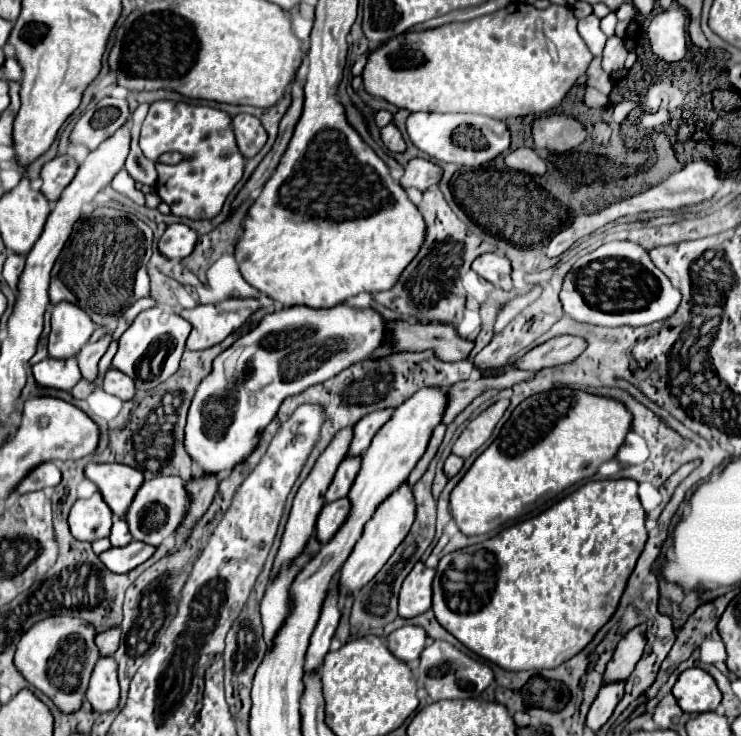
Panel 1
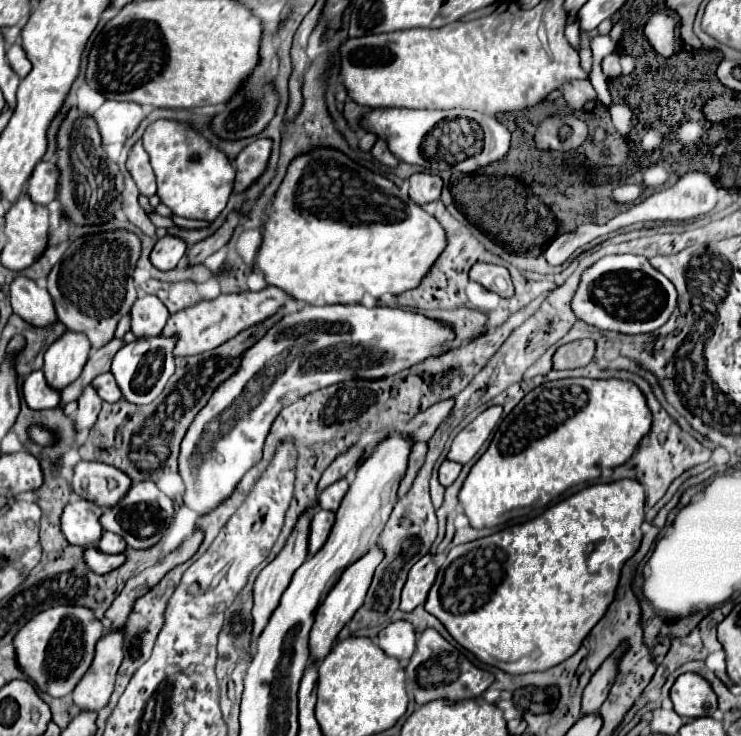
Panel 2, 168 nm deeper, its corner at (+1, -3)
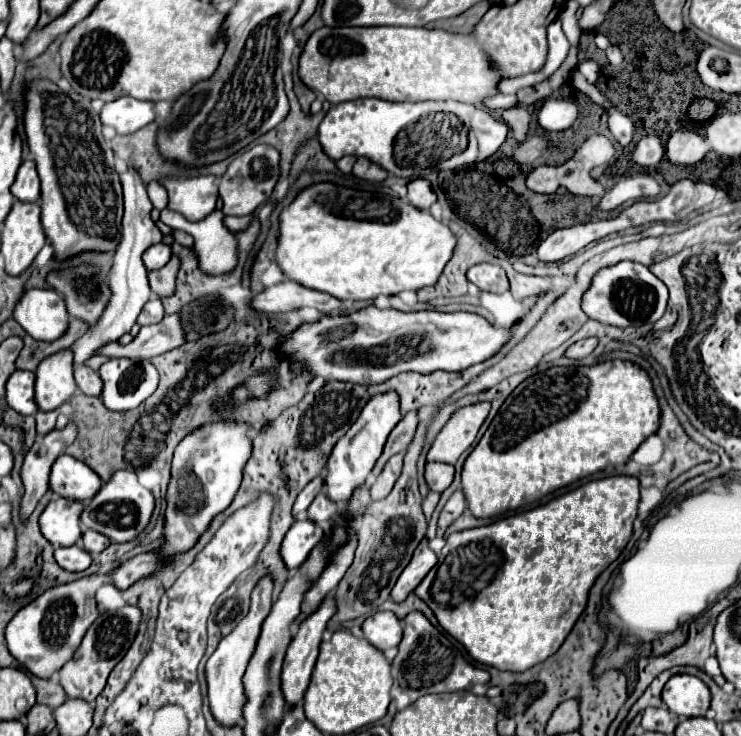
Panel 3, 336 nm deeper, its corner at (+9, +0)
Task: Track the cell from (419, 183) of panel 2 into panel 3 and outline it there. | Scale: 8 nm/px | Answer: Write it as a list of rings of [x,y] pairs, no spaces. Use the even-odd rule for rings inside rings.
[[[417,178],[417,180],[409,182],[407,190],[409,190],[407,192],[409,202],[419,210],[429,210],[429,206],[437,200],[435,192],[431,190],[431,184],[427,180],[423,180],[423,178]]]

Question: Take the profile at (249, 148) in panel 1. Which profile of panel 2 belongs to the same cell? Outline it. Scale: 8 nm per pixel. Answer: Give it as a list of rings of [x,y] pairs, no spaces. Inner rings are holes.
[[[257,139],[243,147],[243,151],[235,159],[235,169],[237,169],[237,179],[235,179],[235,189],[243,191],[249,187],[263,171],[267,165],[271,153],[271,141],[269,139]]]

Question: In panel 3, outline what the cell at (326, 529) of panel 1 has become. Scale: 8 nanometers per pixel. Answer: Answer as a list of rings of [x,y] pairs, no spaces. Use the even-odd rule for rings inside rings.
[[[297,520],[281,542],[279,554],[281,560],[285,562],[285,568],[289,570],[299,568],[307,560],[309,552],[321,542],[321,538],[323,538],[323,528],[319,528],[311,520]]]

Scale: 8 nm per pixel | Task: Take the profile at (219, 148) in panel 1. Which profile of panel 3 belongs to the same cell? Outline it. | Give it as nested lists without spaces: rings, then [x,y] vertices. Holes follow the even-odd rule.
[[[181,178],[161,182],[169,192],[169,208],[183,214],[189,222],[207,218],[217,204],[217,178]]]

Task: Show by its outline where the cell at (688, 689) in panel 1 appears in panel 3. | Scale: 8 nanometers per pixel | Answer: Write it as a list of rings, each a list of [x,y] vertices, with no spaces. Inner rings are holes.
[[[677,674],[663,688],[663,702],[667,708],[683,718],[705,716],[709,708],[709,688],[695,676]]]

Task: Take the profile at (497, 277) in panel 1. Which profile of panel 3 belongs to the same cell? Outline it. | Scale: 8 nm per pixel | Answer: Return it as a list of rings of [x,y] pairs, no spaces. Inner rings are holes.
[[[477,264],[467,272],[467,278],[479,286],[485,292],[501,294],[509,290],[509,282],[505,276],[505,270],[495,266],[495,264]]]

